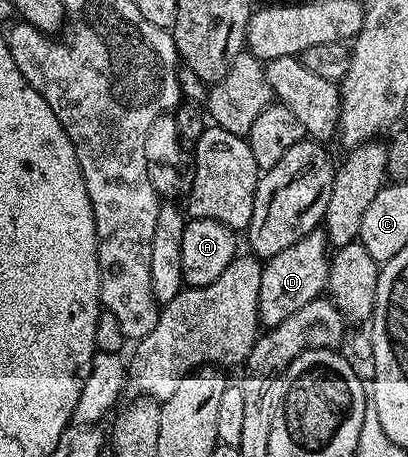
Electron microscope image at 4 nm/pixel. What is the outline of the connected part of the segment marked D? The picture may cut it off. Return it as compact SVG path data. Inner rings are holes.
M316 229L297 245L289 245L281 253L263 263L261 273L261 293L259 294L259 321L264 328L276 327L289 317L289 313L297 313L301 305L309 305L309 301L320 298L327 291L327 278L331 260L327 236L322 230Z

